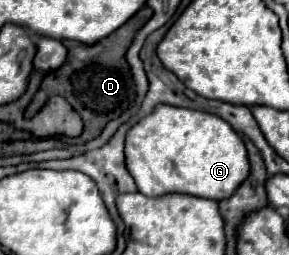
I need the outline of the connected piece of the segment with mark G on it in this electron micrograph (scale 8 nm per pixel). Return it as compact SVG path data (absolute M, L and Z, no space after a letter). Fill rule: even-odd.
M158 105L152 115L128 131L126 167L138 191L148 197L188 193L222 201L232 197L250 175L244 141L224 119L172 105Z

